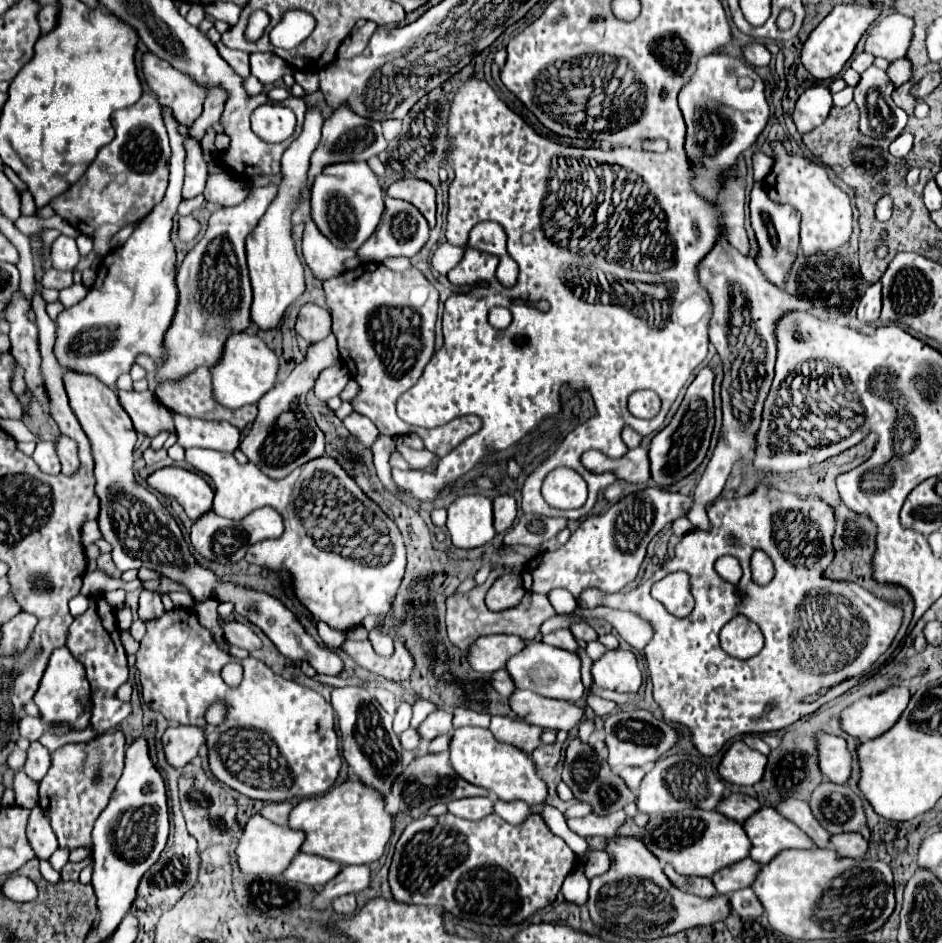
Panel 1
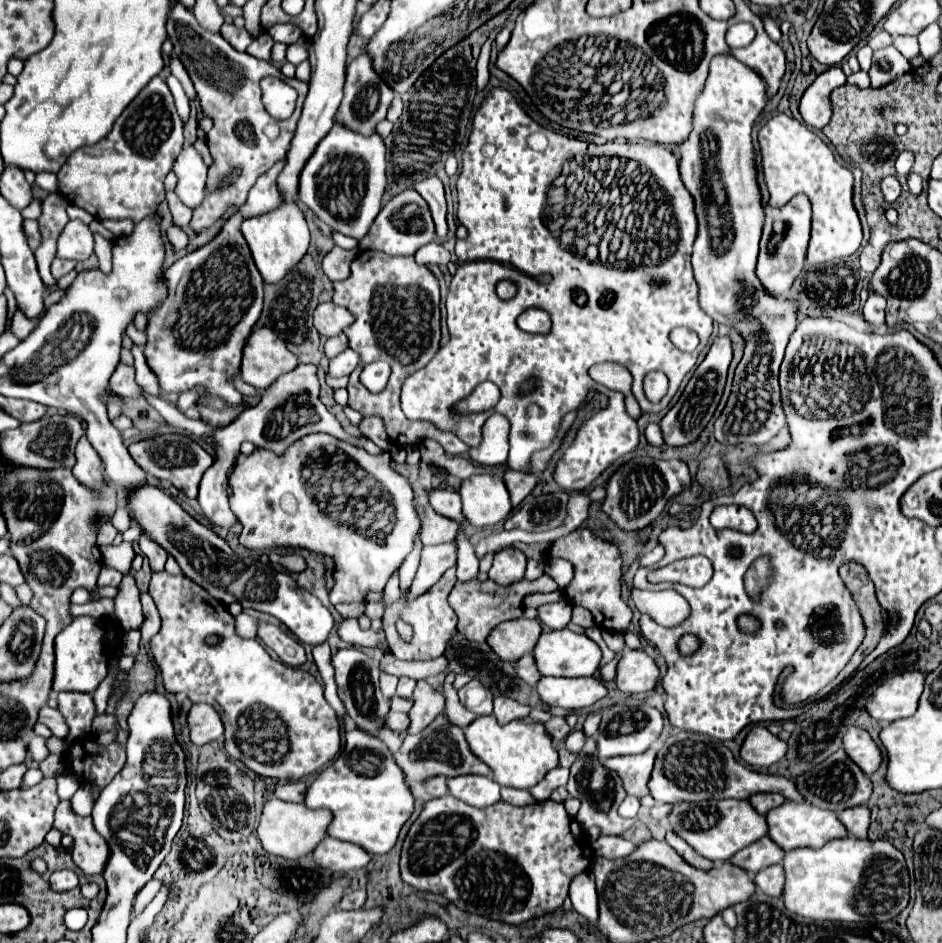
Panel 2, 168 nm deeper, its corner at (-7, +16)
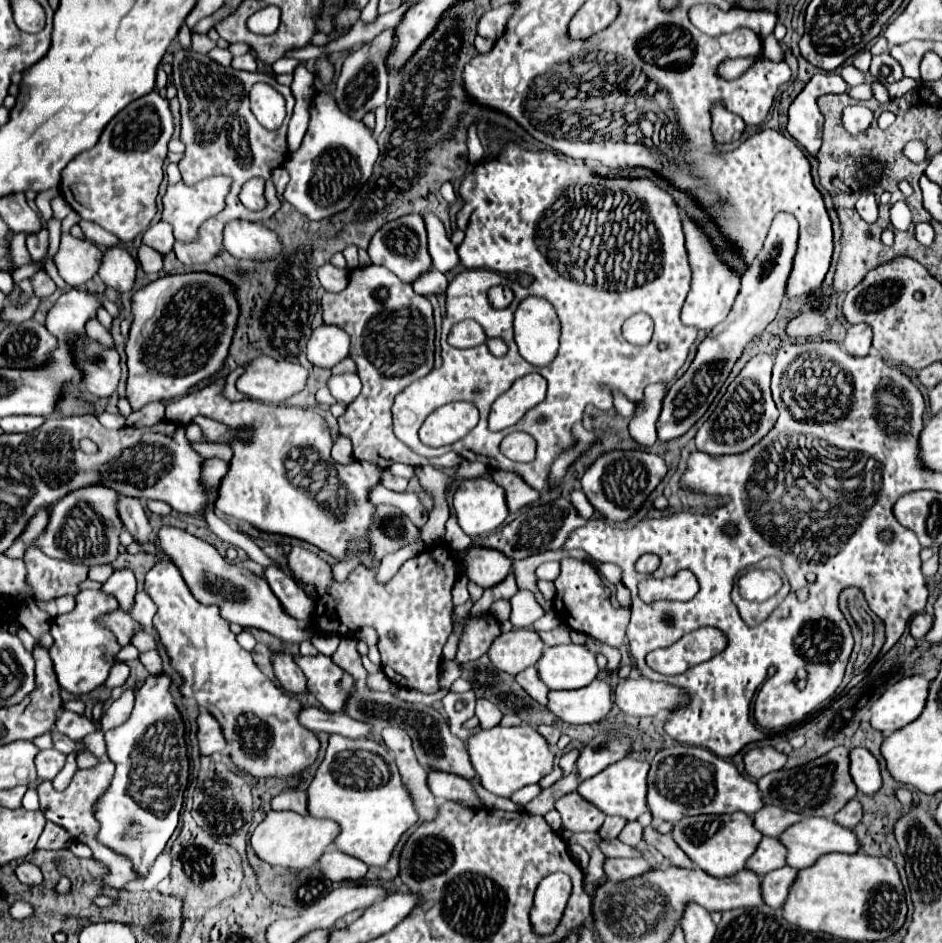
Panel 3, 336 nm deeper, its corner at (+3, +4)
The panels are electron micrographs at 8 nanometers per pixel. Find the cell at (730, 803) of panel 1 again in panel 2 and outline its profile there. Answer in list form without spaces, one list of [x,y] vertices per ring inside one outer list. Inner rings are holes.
[[[757,794],[757,796],[751,796],[749,802],[753,804],[753,808],[755,808],[759,814],[765,816],[769,810],[781,806],[781,804],[787,802],[787,800],[785,800],[785,796],[781,796],[781,794]]]

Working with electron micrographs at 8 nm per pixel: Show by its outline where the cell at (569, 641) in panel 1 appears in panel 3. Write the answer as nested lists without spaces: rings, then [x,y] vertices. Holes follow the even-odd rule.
[[[517,590],[515,596],[511,596],[511,622],[515,628],[531,628],[535,620],[545,616],[545,610],[535,600],[535,594],[529,590]]]

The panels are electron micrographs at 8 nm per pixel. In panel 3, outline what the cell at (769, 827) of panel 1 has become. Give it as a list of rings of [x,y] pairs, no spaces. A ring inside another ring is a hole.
[[[803,818],[779,836],[787,844],[787,866],[807,868],[827,852],[853,854],[859,850],[859,842],[851,830],[841,828],[831,818]]]

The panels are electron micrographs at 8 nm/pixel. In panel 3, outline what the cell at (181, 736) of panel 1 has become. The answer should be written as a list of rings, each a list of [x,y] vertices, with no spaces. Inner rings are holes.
[[[201,708],[197,716],[197,742],[201,754],[213,754],[225,750],[225,738],[221,734],[221,728],[205,708]]]

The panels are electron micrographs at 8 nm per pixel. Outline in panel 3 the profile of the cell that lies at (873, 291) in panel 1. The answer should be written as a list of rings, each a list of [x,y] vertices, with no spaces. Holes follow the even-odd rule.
[[[855,324],[847,330],[847,336],[843,340],[843,348],[851,356],[867,356],[871,352],[871,328],[869,324]]]

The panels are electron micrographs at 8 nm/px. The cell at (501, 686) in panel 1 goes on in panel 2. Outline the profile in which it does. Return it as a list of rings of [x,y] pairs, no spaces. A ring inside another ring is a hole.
[[[525,654],[521,660],[517,660],[515,668],[517,668],[519,678],[523,678],[529,686],[537,686],[537,682],[541,680],[541,672],[537,670],[533,654]]]

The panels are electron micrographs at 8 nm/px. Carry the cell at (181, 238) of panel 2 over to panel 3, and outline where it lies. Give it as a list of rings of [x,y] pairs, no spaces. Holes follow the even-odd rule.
[[[139,246],[139,262],[145,272],[161,272],[163,270],[163,254],[151,246]]]

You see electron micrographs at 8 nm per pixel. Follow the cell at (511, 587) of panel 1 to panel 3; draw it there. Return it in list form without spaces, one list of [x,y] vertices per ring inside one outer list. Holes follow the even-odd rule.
[[[473,546],[465,556],[467,576],[481,588],[493,588],[503,582],[511,572],[511,560],[497,550]]]

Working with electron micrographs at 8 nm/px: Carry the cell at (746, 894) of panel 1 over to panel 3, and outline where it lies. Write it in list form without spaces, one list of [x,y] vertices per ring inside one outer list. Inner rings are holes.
[[[783,866],[775,872],[769,872],[767,876],[761,878],[761,894],[763,894],[763,902],[771,908],[781,908],[785,898],[787,898],[787,890],[789,884],[793,882],[793,878],[797,876],[795,868]]]

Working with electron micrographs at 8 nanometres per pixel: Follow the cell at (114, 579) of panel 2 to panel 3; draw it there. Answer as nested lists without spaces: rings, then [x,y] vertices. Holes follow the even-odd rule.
[[[83,590],[77,596],[77,606],[69,614],[51,620],[51,636],[55,642],[49,652],[57,674],[57,682],[65,692],[73,696],[83,696],[99,688],[107,680],[109,670],[115,664],[115,654],[121,646],[107,628],[97,624],[97,616],[115,608],[119,608],[115,596],[103,590]]]

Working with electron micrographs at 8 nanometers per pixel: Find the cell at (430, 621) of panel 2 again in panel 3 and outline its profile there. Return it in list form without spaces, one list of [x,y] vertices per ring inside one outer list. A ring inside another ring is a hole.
[[[293,546],[289,554],[289,568],[295,572],[297,580],[315,584],[319,590],[319,600],[313,612],[315,628],[319,628],[317,632],[346,636],[365,626],[375,628],[379,636],[377,646],[381,652],[382,669],[387,678],[399,688],[415,688],[433,694],[439,690],[437,676],[441,668],[441,650],[453,632],[451,588],[459,576],[455,554],[451,554],[451,562],[449,554],[441,554],[447,550],[447,546],[435,546],[431,552],[417,554],[407,560],[385,586],[375,582],[375,570],[363,566],[357,566],[343,584],[337,584],[331,576],[331,566],[299,546]],[[417,606],[423,606],[423,614]],[[389,632],[397,634],[397,642],[389,640]],[[409,644],[411,652],[407,652]]]

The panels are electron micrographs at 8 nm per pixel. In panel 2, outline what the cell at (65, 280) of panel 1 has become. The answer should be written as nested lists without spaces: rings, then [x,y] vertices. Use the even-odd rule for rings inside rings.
[[[53,260],[53,264],[51,264],[51,276],[55,280],[59,280],[67,272],[71,272],[73,268],[75,268],[75,262],[73,260]]]

